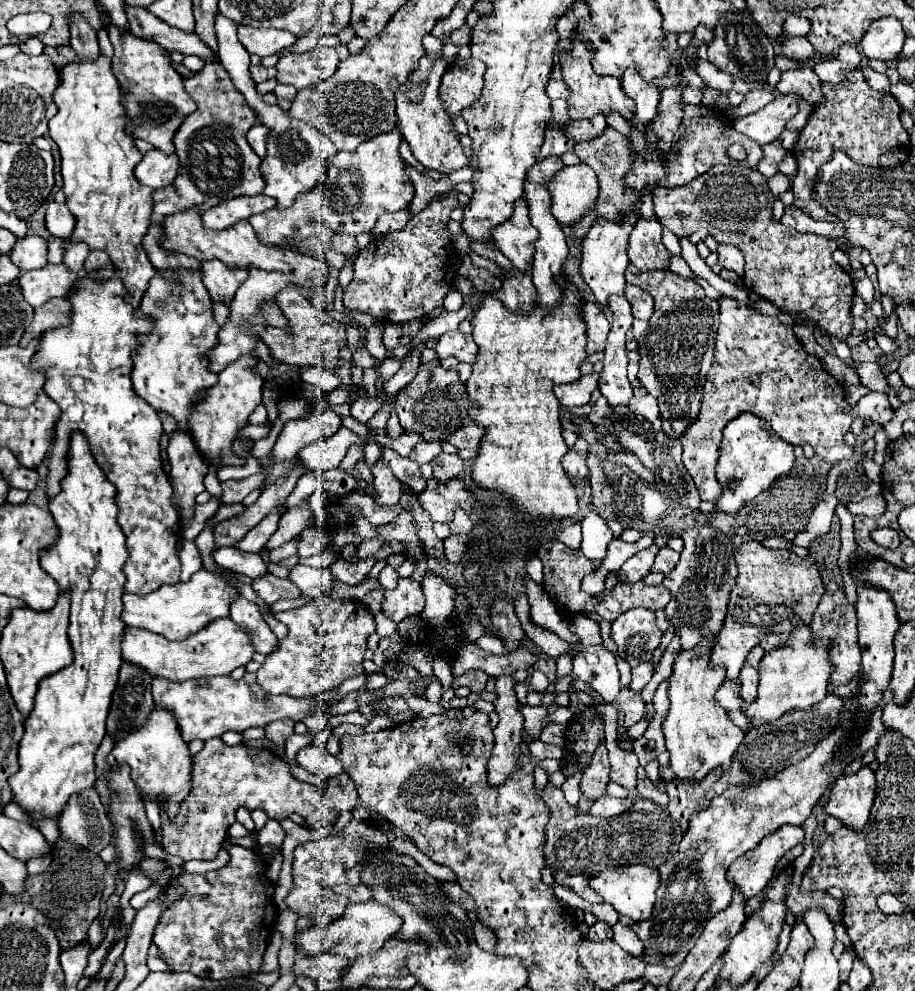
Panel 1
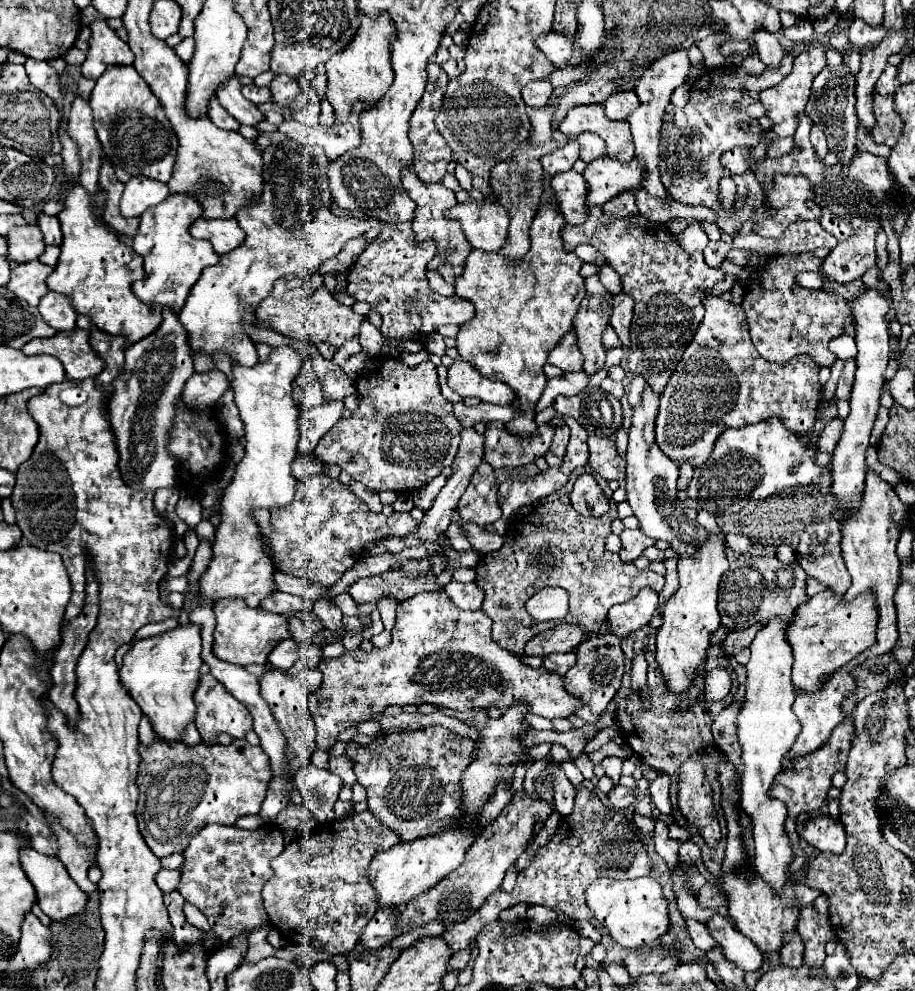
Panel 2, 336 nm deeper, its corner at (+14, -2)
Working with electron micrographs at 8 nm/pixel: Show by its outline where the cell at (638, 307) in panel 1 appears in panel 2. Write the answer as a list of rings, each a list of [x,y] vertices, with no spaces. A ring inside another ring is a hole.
[[[618,293],[614,295],[614,311],[612,311],[612,319],[610,325],[614,327],[618,339],[622,341],[624,347],[630,345],[630,321],[632,321],[632,307],[634,301],[632,297],[628,297],[626,293]]]

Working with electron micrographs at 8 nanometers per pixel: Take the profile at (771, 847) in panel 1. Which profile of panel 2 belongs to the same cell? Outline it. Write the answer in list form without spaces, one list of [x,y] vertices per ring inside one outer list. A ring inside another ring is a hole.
[[[712,915],[708,919],[708,929],[714,941],[722,947],[724,957],[728,957],[730,963],[740,967],[742,971],[758,971],[762,967],[764,957],[760,949],[740,931],[736,931],[726,917]]]

